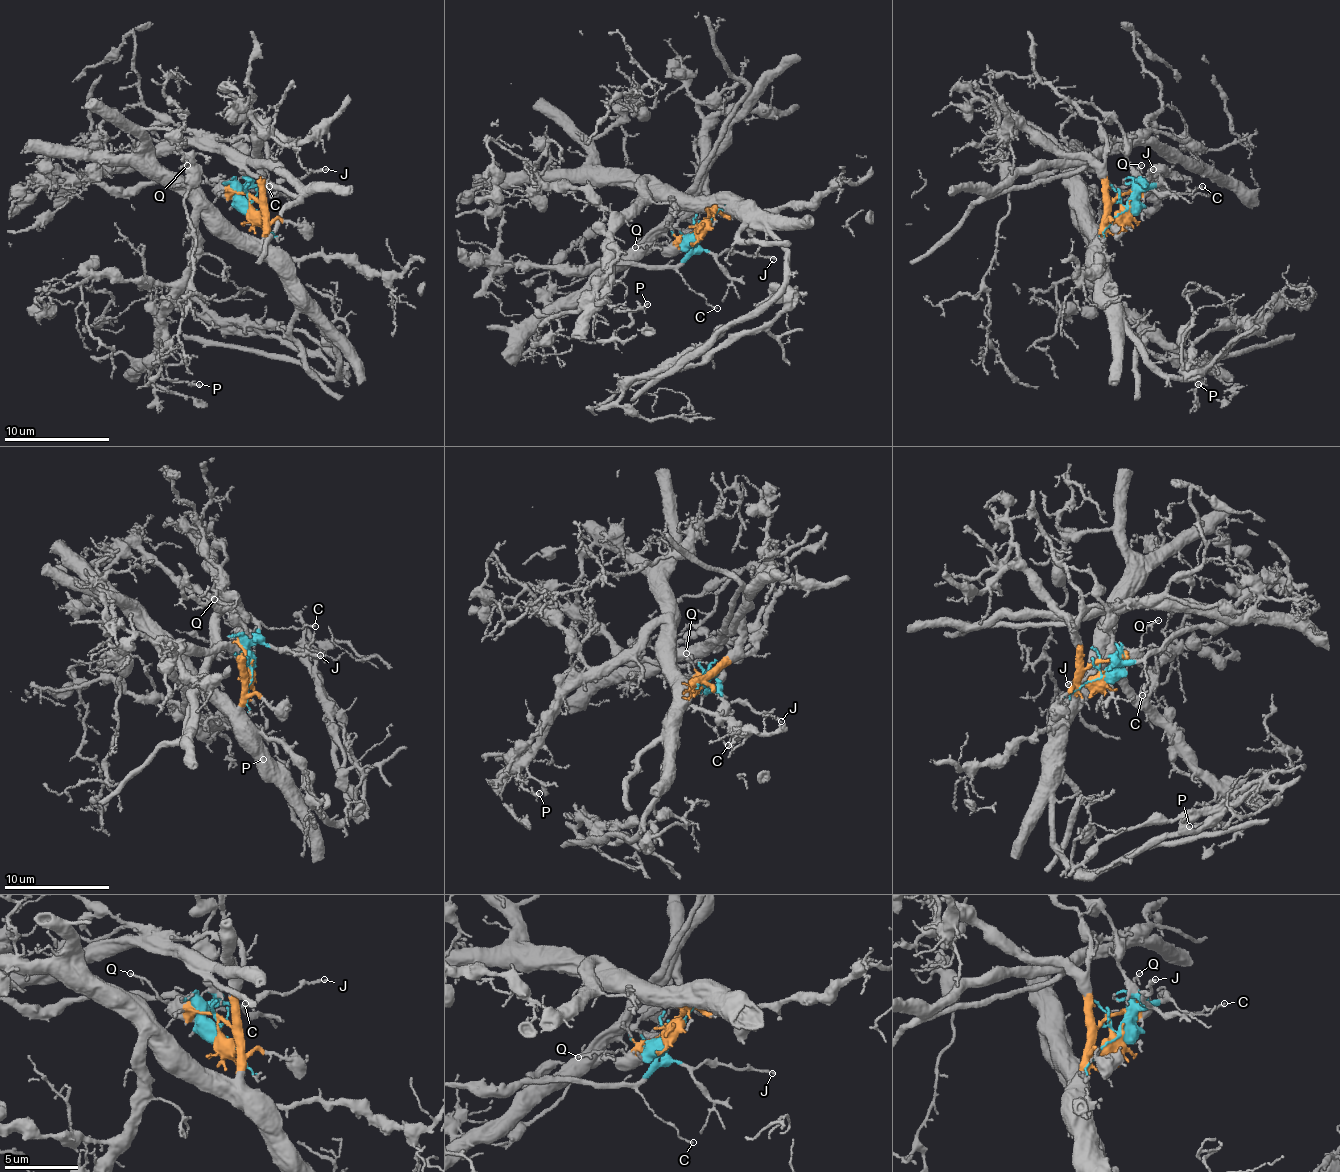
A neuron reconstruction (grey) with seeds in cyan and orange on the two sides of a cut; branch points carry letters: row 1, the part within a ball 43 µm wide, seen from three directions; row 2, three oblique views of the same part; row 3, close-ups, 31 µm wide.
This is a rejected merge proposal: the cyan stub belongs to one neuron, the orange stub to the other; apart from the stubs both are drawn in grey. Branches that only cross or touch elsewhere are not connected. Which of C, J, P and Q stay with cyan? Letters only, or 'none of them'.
C, J

